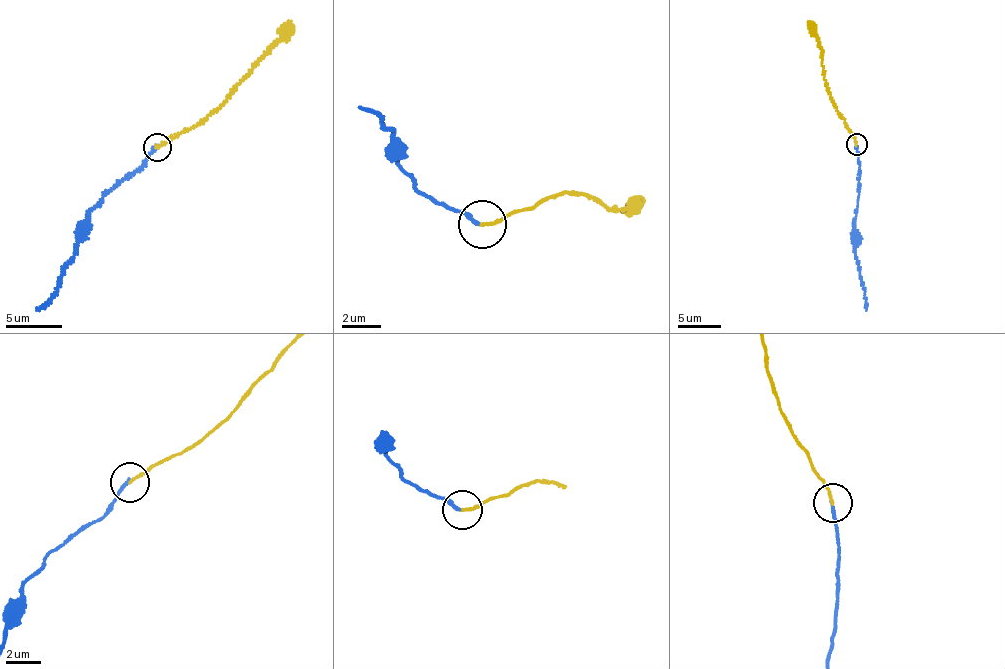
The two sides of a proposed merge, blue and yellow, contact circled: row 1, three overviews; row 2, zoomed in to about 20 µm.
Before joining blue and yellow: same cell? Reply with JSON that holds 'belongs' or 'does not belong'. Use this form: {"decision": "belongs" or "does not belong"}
{"decision": "belongs"}

